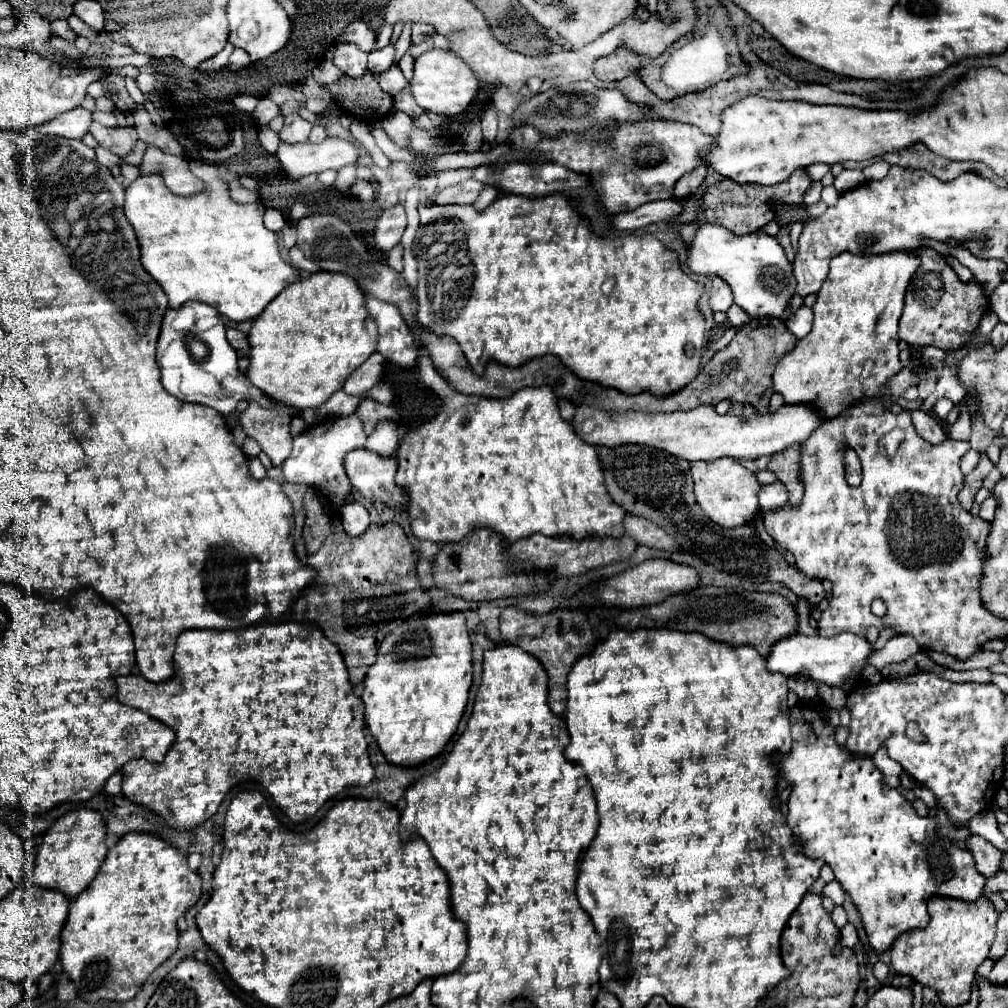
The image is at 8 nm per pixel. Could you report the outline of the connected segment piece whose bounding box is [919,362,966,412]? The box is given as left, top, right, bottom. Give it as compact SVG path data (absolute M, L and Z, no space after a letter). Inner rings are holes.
M957 362L953 366L945 366L938 379L935 391L924 400L919 408L924 412L930 412L939 398L949 397L954 403L958 404L965 397L966 390L961 386L957 378Z

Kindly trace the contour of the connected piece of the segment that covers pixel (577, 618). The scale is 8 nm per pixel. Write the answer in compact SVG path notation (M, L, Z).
M503 608L503 614L499 618L501 622L501 636L505 642L515 644L519 648L523 648L525 652L533 654L545 668L547 676L549 676L549 708L563 716L567 704L567 674L573 666L573 662L581 656L581 654L589 654L595 646L595 630L589 624L587 616L583 610L577 608L557 608L549 614L541 614L535 616L531 612L525 612L521 608Z

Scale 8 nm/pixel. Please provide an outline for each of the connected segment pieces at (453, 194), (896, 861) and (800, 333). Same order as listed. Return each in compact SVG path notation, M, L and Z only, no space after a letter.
M465 180L461 184L441 190L435 198L435 204L473 204L481 190L483 186L477 180Z
M797 704L789 714L793 746L787 754L771 754L779 776L787 780L791 790L787 824L805 846L807 856L823 858L833 868L835 878L859 908L869 944L877 954L887 950L899 934L927 926L927 898L939 894L973 902L983 894L985 876L977 872L971 852L957 848L953 842L939 840L935 836L935 818L917 816L913 804L885 784L873 756L853 754L845 746L839 746L835 742L835 728L823 718L821 710L805 706L801 712L801 704Z
M801 306L801 308L797 308L797 310L785 320L785 324L787 324L787 328L795 334L795 338L801 340L801 338L805 338L805 336L809 334L809 330L811 330L813 310L811 310L809 306Z

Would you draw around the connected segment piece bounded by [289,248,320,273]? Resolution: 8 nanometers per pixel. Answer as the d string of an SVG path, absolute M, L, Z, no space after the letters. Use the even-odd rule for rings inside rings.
M291 248L289 257L291 265L299 270L308 273L315 273L320 270L319 266L310 258L304 256L304 253L299 248Z

